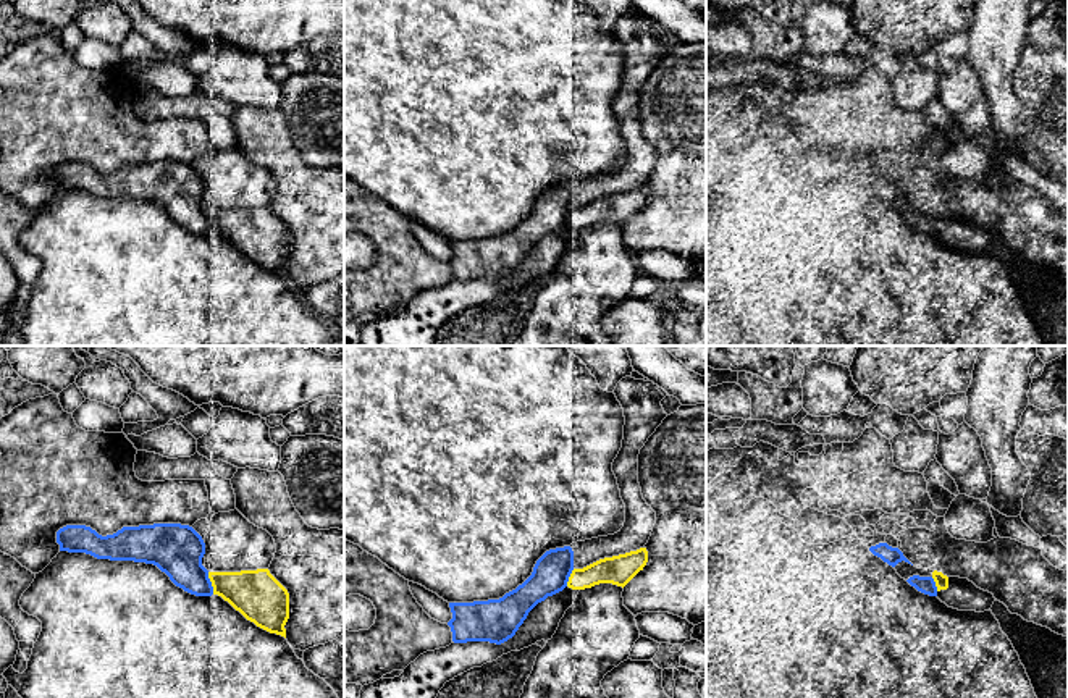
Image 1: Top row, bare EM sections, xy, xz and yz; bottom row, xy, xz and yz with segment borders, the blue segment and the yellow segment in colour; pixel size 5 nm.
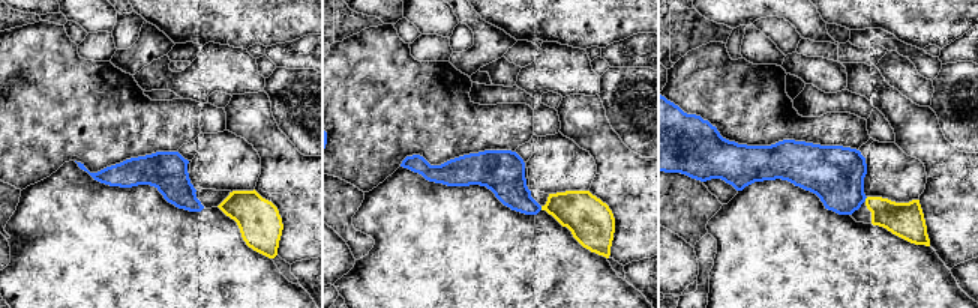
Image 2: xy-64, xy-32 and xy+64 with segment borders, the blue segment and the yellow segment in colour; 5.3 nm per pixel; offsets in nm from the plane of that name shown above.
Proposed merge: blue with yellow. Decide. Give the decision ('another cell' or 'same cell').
another cell

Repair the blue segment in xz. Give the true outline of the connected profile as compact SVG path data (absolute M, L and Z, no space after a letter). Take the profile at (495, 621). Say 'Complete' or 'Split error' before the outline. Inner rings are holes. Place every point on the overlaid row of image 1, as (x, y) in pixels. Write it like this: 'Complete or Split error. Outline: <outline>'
Split error. Outline: M625 376L617 383L614 394L625 417L622 448L612 462L612 472L625 504L624 527L614 535L546 551L536 561L532 575L499 599L449 603L452 619L448 625L454 643L490 641L501 645L507 641L538 603L567 587L574 569L637 551L648 543L656 524L656 512L641 494L638 454L667 417L661 406L667 393L653 381Z

